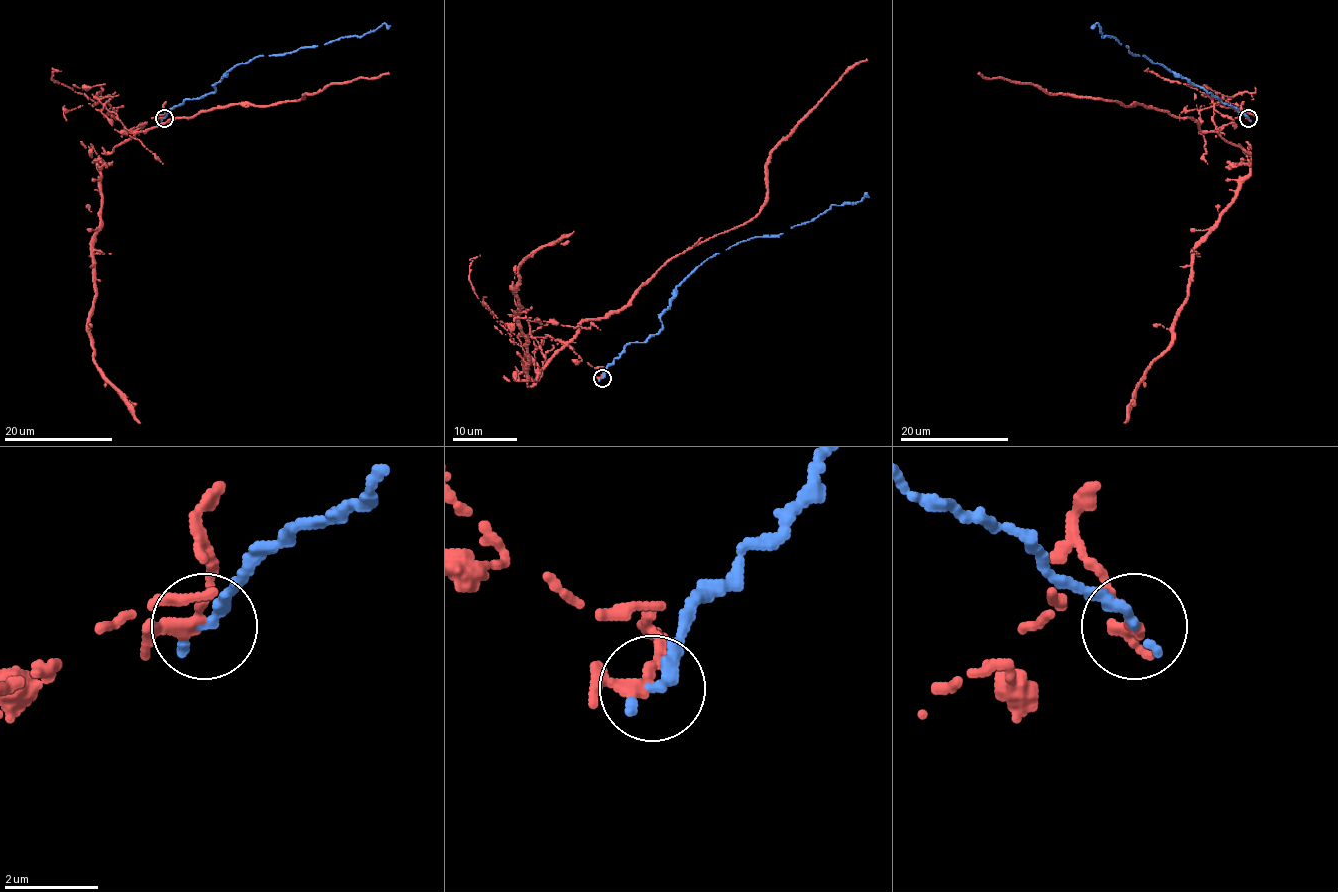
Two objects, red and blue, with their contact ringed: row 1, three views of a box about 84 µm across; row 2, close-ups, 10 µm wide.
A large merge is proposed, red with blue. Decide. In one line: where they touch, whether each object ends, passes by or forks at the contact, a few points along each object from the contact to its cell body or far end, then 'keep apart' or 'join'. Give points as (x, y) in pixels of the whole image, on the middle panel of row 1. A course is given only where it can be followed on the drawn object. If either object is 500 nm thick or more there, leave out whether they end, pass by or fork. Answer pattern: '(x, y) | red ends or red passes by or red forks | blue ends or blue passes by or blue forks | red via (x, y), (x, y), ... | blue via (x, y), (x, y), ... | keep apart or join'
(602, 378) | red passes by | blue ends | red via (600, 377), (568, 345), (519, 379), (519, 267), (573, 231) | blue via (602, 377), (628, 344), (658, 332), (673, 291), (709, 257), (780, 235), (866, 193) | keep apart

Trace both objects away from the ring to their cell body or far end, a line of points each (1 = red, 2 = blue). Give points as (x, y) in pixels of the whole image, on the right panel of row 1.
1: (1248, 118), (1220, 129), (1250, 174), (1195, 248), (1173, 339), (1124, 422)
2: (1248, 118), (1163, 65), (1133, 55), (1116, 38), (1101, 36), (1097, 23), (1091, 28)

